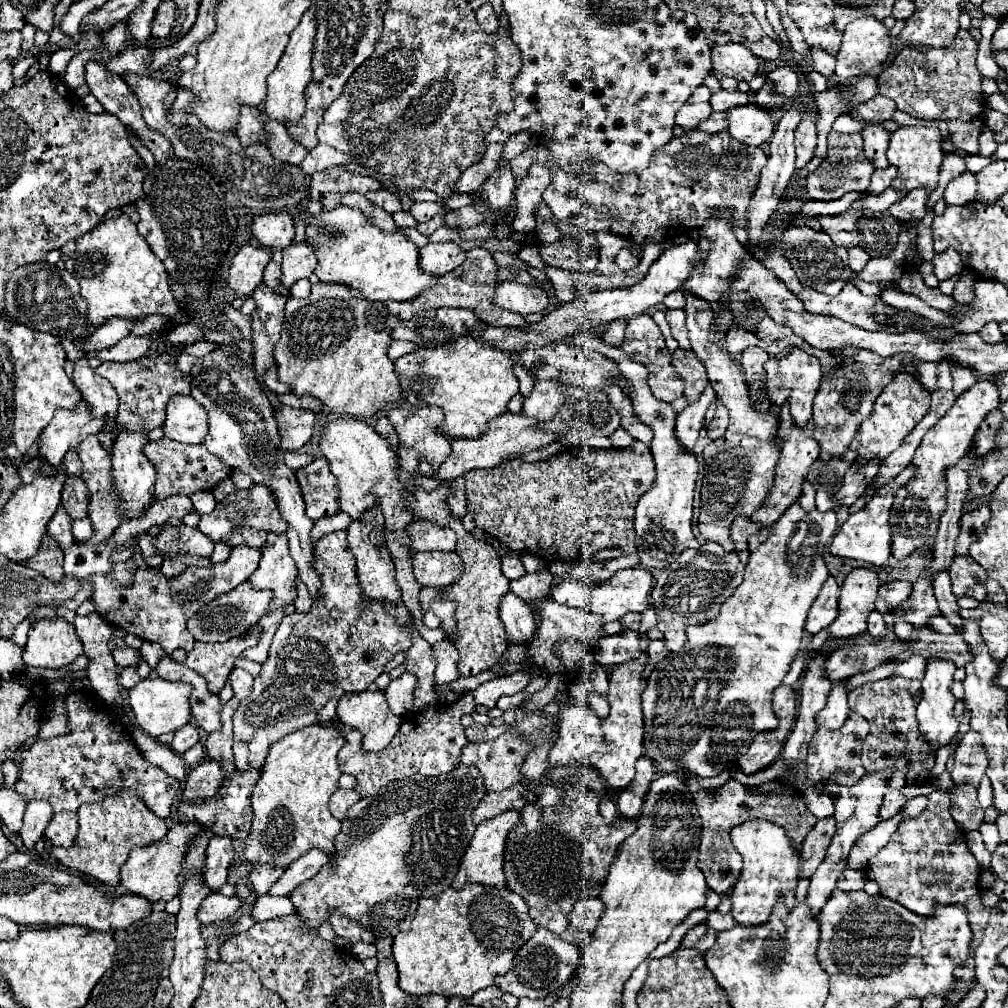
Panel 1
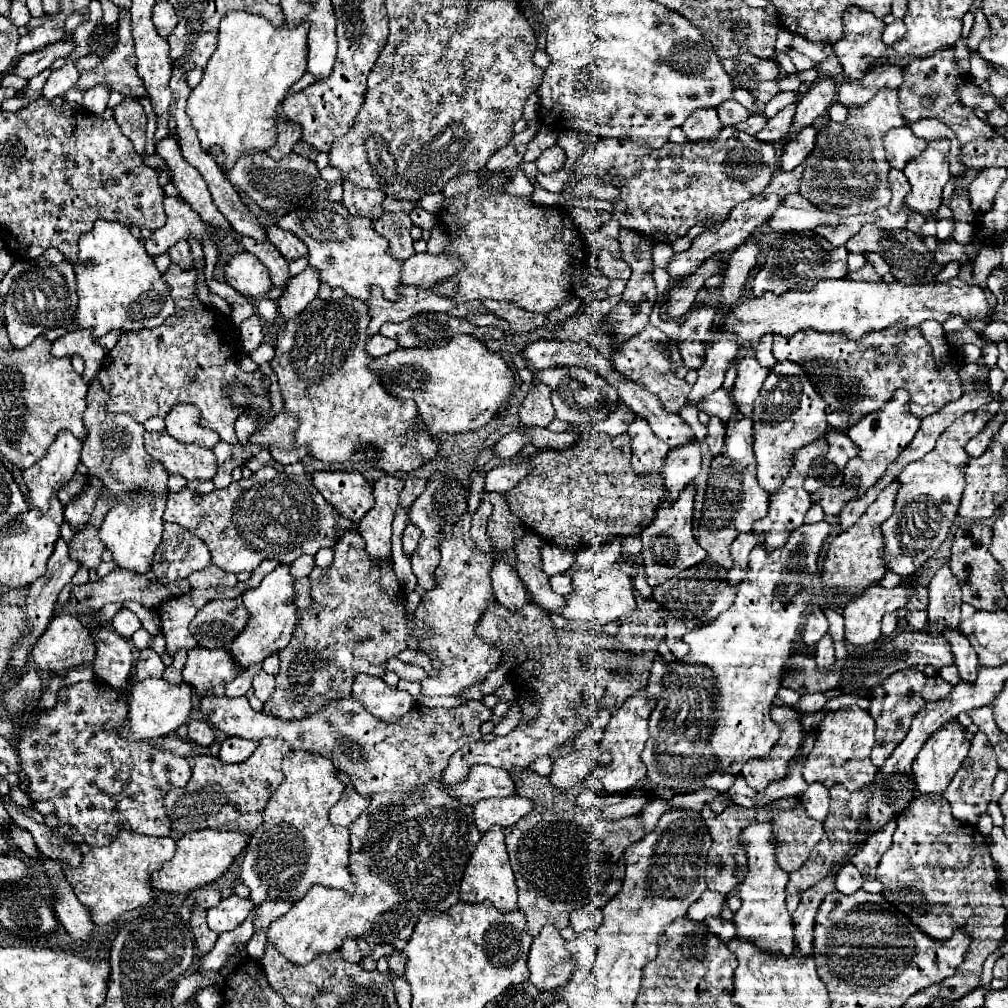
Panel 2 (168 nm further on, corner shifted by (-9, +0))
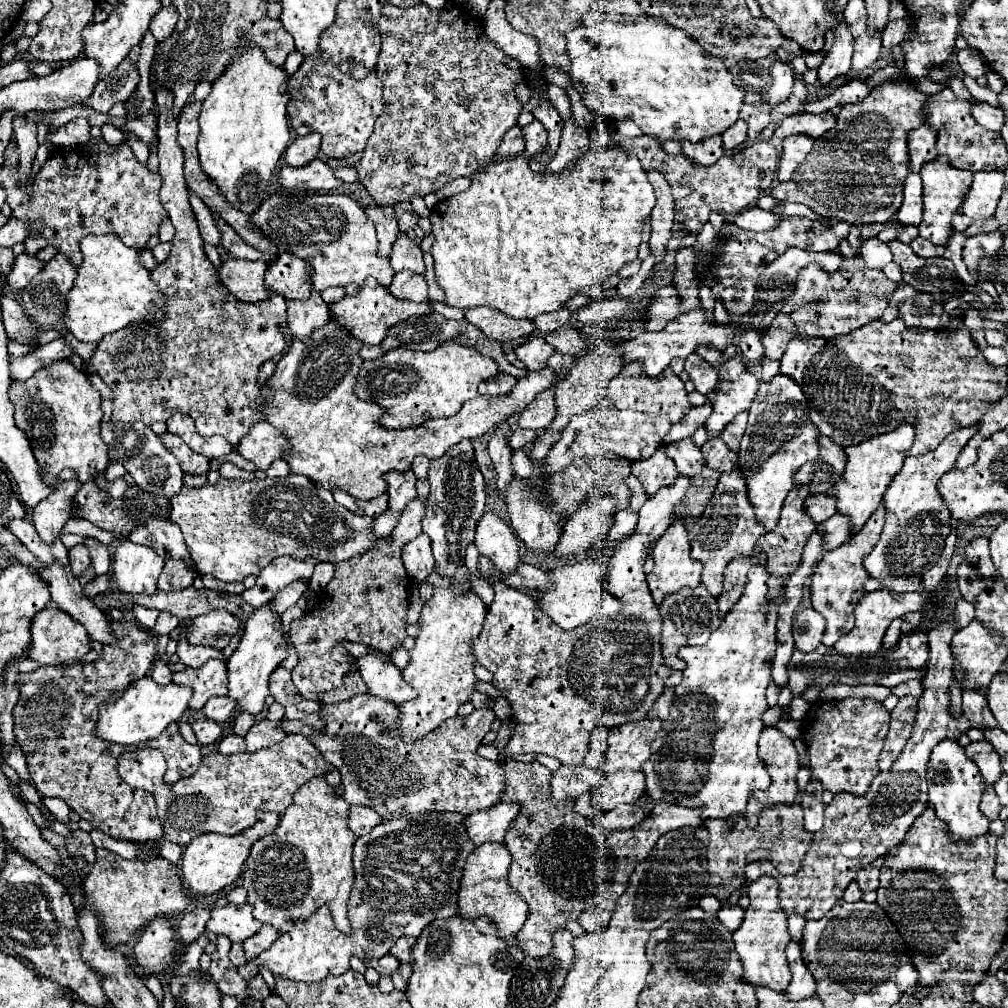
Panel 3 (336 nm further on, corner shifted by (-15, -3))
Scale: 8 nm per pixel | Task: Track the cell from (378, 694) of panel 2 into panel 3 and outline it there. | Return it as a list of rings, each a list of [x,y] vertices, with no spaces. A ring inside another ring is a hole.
[[[369,647],[369,653],[357,659],[357,663],[359,673],[365,685],[369,687],[371,695],[391,699],[391,703],[395,705],[415,699],[415,689],[407,687],[407,683],[401,677],[401,671],[397,669],[389,655]]]

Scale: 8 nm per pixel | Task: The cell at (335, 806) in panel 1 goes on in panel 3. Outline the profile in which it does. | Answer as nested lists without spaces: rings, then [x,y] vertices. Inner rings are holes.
[[[351,805],[351,809],[349,809],[349,829],[357,837],[371,833],[371,829],[377,827],[379,823],[381,823],[381,817],[375,811],[371,811],[369,807]]]

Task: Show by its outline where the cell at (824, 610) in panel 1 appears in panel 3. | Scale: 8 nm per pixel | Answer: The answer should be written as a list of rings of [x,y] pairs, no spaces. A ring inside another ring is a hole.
[[[812,608],[803,609],[793,619],[793,639],[795,649],[809,653],[815,651],[821,645],[825,619]]]

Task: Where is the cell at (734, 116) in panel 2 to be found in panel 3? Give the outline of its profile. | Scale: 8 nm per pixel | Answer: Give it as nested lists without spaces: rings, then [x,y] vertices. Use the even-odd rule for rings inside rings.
[[[739,119],[735,125],[731,125],[723,135],[721,135],[721,143],[725,151],[733,151],[737,147],[741,147],[747,141],[747,125],[743,123],[743,119]]]

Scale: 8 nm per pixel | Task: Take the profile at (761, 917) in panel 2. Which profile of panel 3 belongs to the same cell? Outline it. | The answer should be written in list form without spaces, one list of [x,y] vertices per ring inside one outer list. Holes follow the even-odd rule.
[[[759,877],[749,885],[747,895],[751,903],[745,909],[745,919],[741,927],[733,931],[733,943],[739,961],[743,963],[743,981],[755,987],[769,987],[781,993],[787,989],[787,983],[791,979],[791,969],[785,957],[785,949],[791,939],[787,933],[787,915],[783,915],[779,907],[777,893],[779,893],[777,883],[771,877]]]

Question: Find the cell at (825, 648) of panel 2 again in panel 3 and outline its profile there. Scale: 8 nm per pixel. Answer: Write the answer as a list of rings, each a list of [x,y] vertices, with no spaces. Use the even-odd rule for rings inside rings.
[[[879,509],[875,511],[875,515],[869,517],[869,521],[865,523],[865,527],[855,535],[851,537],[847,543],[843,543],[839,549],[835,551],[829,551],[823,555],[823,559],[819,561],[817,565],[817,575],[813,573],[811,577],[811,605],[815,611],[819,611],[825,621],[827,621],[827,627],[825,627],[825,635],[823,635],[823,645],[827,647],[833,647],[835,641],[839,641],[843,635],[847,635],[853,625],[855,625],[855,617],[853,617],[853,607],[855,603],[859,601],[859,597],[863,595],[861,593],[861,587],[863,583],[869,579],[867,571],[863,569],[861,561],[863,557],[867,557],[871,553],[871,549],[877,545],[879,541],[879,535],[883,531],[883,519],[885,519],[885,509]]]

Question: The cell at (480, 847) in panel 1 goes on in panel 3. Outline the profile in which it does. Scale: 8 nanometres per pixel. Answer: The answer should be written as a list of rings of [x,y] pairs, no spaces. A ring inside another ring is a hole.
[[[483,843],[473,851],[473,855],[465,861],[459,897],[457,897],[457,915],[463,919],[477,919],[485,915],[489,921],[495,923],[499,937],[511,937],[517,935],[527,919],[527,903],[521,895],[511,891],[507,883],[511,857],[505,851],[503,843]]]

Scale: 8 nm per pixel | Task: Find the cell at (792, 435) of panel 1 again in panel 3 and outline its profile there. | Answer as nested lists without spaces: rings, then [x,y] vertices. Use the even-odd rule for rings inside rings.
[[[807,487],[803,489],[791,489],[791,493],[787,495],[785,499],[785,505],[783,505],[783,511],[781,511],[781,517],[779,517],[779,523],[777,523],[777,529],[775,531],[769,531],[765,533],[759,541],[757,541],[757,549],[767,553],[767,571],[769,571],[769,581],[767,581],[767,599],[777,599],[781,595],[781,591],[787,587],[789,583],[789,577],[795,573],[795,569],[801,565],[801,559],[803,559],[803,547],[807,545],[811,533],[815,531],[815,523],[813,519],[803,511],[803,499],[809,495]]]

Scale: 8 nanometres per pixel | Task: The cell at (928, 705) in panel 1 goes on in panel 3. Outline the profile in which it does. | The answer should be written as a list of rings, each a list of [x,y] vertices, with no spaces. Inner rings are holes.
[[[941,739],[927,763],[927,783],[929,783],[929,803],[933,805],[937,817],[947,823],[951,841],[967,841],[989,831],[989,819],[979,811],[979,801],[983,793],[983,777],[977,765],[967,759],[965,749],[955,739]]]

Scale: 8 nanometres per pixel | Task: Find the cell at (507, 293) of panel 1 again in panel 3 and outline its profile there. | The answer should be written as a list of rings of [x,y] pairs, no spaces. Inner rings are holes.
[[[469,307],[465,309],[465,319],[485,333],[487,339],[513,341],[535,331],[535,325],[525,319],[511,319],[489,307]]]

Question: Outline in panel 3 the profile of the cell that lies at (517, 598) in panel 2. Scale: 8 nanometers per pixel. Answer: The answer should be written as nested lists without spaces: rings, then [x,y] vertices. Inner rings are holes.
[[[487,511],[477,523],[475,545],[487,555],[499,571],[515,571],[519,563],[519,547],[513,529],[495,513]]]

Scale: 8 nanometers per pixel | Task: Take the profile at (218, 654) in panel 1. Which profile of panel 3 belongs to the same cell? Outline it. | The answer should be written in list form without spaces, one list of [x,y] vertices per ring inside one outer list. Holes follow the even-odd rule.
[[[209,659],[203,667],[191,669],[187,667],[181,673],[173,673],[173,683],[189,685],[193,689],[193,697],[189,701],[191,711],[203,709],[209,697],[227,695],[227,669],[225,661]]]

